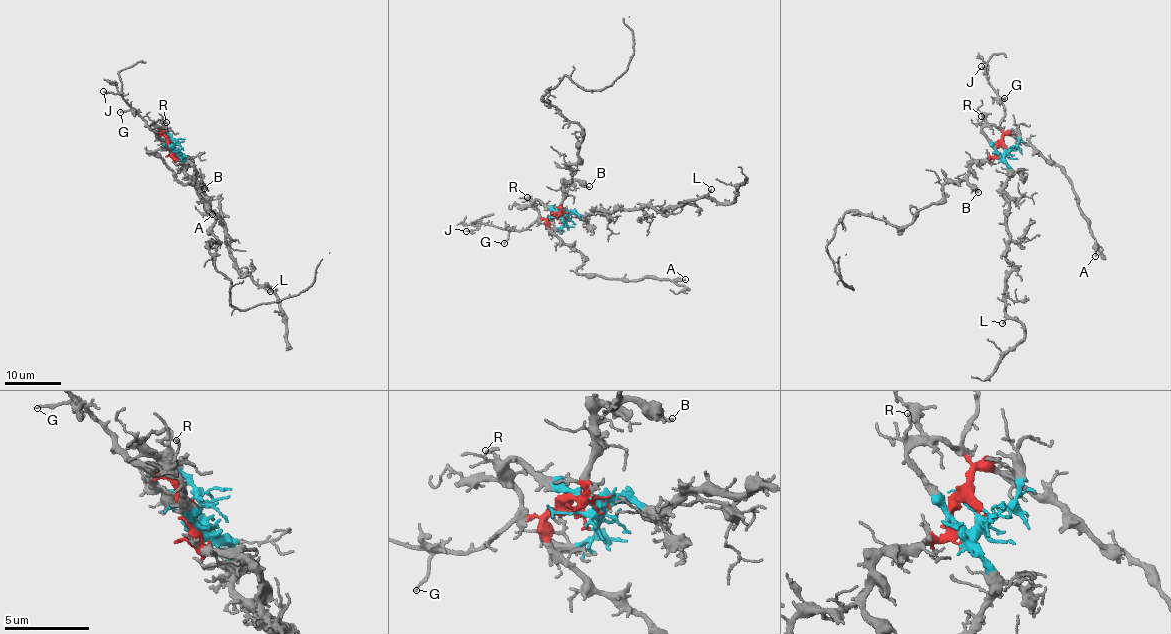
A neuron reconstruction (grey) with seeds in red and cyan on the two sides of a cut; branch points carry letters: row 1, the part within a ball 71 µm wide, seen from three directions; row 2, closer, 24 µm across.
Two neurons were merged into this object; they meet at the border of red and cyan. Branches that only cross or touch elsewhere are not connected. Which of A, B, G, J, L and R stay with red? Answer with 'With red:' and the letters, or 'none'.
With red: A, B

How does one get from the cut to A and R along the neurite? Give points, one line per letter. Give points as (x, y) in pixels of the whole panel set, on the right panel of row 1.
A: (1004, 149), (1004, 135), (1012, 134), (1060, 166), (1094, 240), (1095, 256)
R: (1004, 149), (1003, 153), (993, 148), (982, 130), (981, 116)

